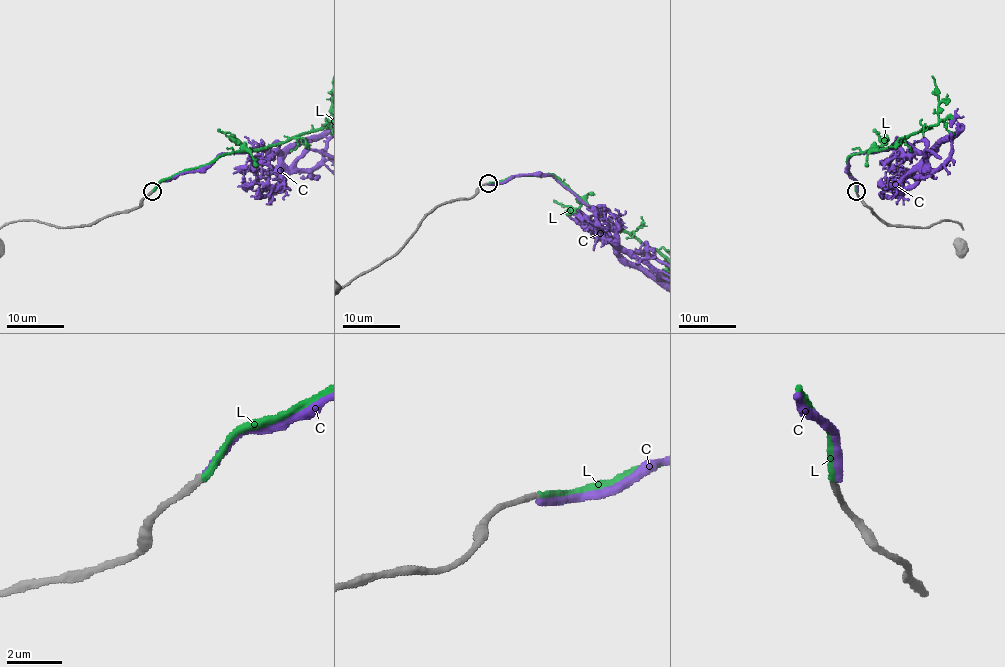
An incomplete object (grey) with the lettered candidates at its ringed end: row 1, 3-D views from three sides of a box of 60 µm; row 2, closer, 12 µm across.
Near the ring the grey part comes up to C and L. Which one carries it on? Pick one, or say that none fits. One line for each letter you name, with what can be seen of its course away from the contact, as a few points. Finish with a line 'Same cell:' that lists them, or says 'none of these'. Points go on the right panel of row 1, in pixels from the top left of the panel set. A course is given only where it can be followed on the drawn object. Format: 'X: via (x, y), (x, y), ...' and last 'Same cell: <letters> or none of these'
Same cell: L

